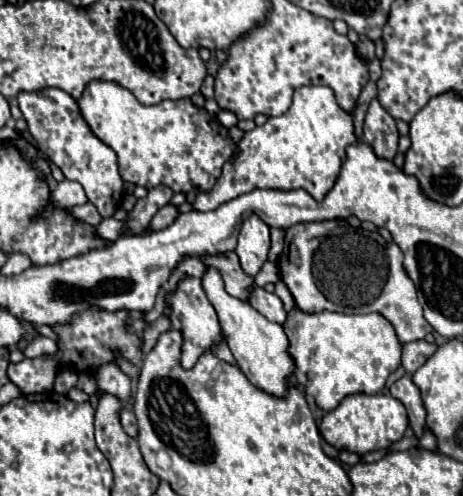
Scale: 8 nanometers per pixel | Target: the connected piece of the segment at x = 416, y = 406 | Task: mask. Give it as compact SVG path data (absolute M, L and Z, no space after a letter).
M404 376L390 386L390 394L404 404L404 408L408 412L410 428L420 438L424 434L424 428L426 428L426 410L424 410L422 398L420 398L420 390L412 384L410 376Z

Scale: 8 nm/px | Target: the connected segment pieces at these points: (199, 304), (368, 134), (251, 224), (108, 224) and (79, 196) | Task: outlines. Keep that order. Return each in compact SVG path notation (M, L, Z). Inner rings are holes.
M184 278L178 288L174 292L168 292L166 296L166 304L170 306L170 320L172 320L172 328L180 330L184 334L184 344L182 344L182 366L184 368L192 368L192 364L196 364L196 360L200 358L202 352L210 350L212 344L222 338L220 332L220 324L218 324L218 316L212 308L212 304L208 302L208 298L204 296L204 290L200 286L200 278Z
M374 98L364 120L364 142L368 142L380 158L392 160L398 152L396 120Z
M252 214L250 218L244 220L238 234L238 246L234 250L240 258L242 270L248 276L256 276L268 258L268 250L270 250L270 228L256 214Z
M113 217L103 219L102 222L96 227L96 234L100 238L108 241L115 241L121 236L127 234L127 229L124 221L118 221Z
M62 180L60 184L54 186L50 202L52 202L52 208L72 208L72 206L86 204L88 198L86 198L84 188L80 186L80 182Z

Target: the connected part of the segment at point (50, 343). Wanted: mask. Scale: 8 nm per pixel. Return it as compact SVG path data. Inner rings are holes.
M38 336L24 348L24 354L54 354L56 350L58 350L58 346L54 340Z

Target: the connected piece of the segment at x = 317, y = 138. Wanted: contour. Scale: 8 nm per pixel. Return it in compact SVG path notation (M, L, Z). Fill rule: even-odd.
M304 86L294 92L292 106L286 114L268 118L266 124L246 132L238 142L238 148L222 168L222 176L216 180L210 192L200 192L194 210L208 212L220 204L252 192L256 188L274 190L306 190L314 200L322 200L334 186L340 164L346 156L346 146L356 144L352 116L344 112L328 86Z

